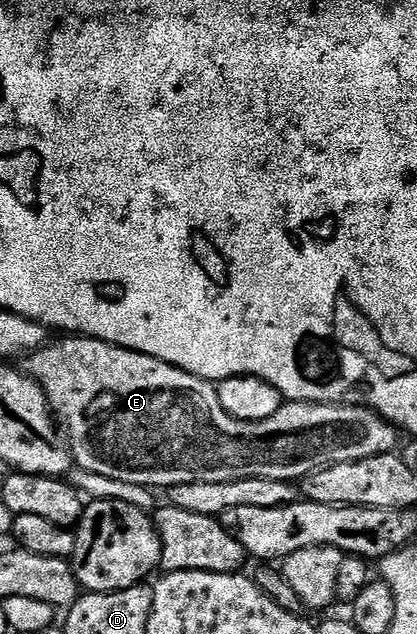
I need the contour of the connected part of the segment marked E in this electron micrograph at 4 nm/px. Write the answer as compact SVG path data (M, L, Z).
M67 335L62 339L64 341L52 340L42 349L26 354L25 372L28 377L32 377L43 388L43 394L47 396L47 403L51 407L58 428L67 442L68 449L71 450L71 460L84 473L105 475L109 479L117 479L121 483L145 485L154 487L156 490L164 489L164 491L170 491L176 485L233 483L237 479L281 479L295 483L318 469L324 469L337 463L353 463L361 459L376 457L382 453L392 452L396 448L394 445L400 444L400 434L395 426L390 425L380 413L374 413L372 409L367 409L364 405L314 405L312 401L293 401L284 403L281 411L277 411L277 415L269 415L269 419L249 423L241 419L233 419L233 415L229 415L225 411L225 407L221 407L221 399L217 399L217 388L212 382L205 381L202 377L192 373L186 373L184 369L179 369L176 365L170 365L161 359L138 353L132 349L123 349L119 345L111 345L108 341L98 341L96 337Z

